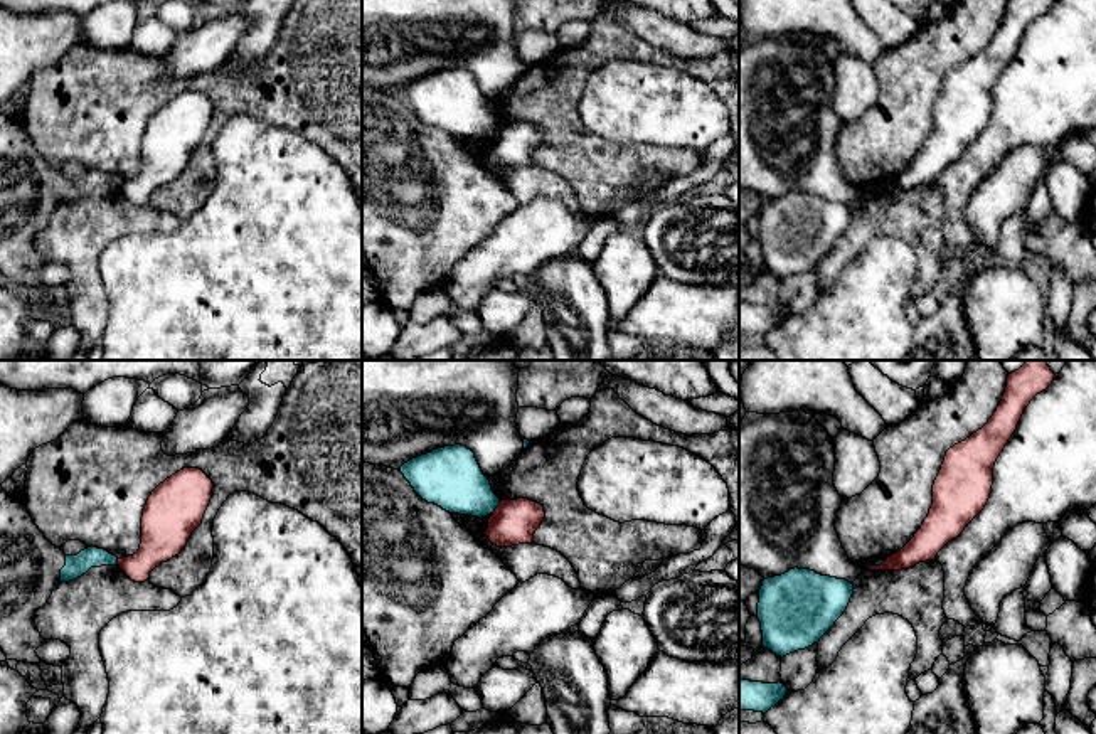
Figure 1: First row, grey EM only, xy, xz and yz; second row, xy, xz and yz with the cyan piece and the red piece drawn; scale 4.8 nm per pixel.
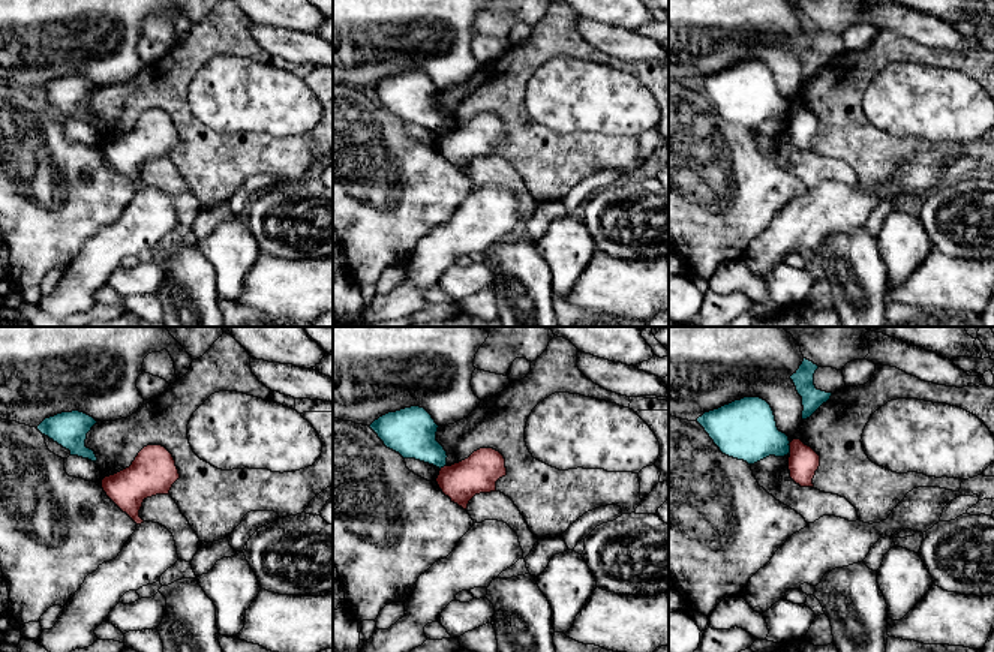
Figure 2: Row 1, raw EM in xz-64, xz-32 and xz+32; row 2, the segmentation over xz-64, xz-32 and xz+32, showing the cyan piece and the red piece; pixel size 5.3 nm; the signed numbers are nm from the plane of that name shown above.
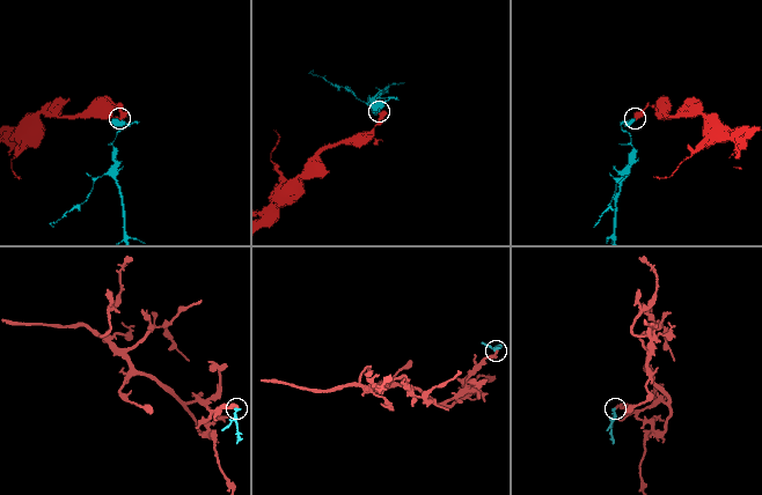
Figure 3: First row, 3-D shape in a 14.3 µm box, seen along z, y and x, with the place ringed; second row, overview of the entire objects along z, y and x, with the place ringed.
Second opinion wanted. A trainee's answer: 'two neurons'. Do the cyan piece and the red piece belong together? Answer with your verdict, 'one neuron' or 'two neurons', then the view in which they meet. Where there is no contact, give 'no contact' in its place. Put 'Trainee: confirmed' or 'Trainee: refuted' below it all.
two neurons; meets cyan in xz
Trainee: confirmed

